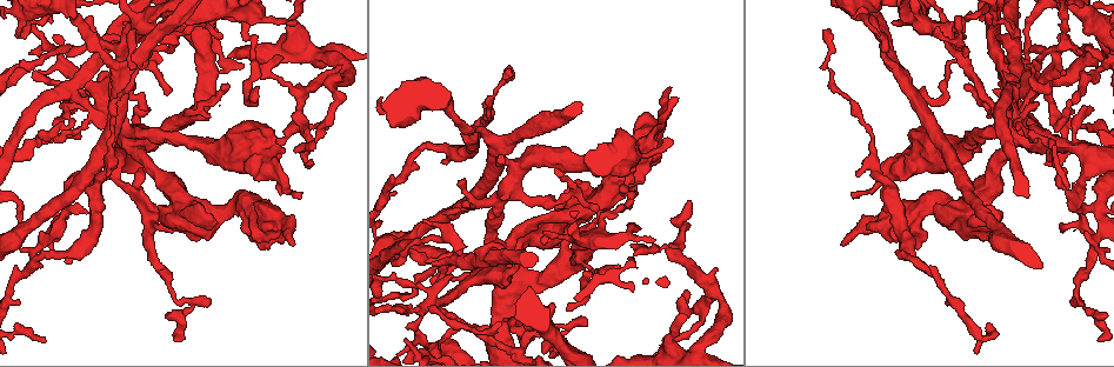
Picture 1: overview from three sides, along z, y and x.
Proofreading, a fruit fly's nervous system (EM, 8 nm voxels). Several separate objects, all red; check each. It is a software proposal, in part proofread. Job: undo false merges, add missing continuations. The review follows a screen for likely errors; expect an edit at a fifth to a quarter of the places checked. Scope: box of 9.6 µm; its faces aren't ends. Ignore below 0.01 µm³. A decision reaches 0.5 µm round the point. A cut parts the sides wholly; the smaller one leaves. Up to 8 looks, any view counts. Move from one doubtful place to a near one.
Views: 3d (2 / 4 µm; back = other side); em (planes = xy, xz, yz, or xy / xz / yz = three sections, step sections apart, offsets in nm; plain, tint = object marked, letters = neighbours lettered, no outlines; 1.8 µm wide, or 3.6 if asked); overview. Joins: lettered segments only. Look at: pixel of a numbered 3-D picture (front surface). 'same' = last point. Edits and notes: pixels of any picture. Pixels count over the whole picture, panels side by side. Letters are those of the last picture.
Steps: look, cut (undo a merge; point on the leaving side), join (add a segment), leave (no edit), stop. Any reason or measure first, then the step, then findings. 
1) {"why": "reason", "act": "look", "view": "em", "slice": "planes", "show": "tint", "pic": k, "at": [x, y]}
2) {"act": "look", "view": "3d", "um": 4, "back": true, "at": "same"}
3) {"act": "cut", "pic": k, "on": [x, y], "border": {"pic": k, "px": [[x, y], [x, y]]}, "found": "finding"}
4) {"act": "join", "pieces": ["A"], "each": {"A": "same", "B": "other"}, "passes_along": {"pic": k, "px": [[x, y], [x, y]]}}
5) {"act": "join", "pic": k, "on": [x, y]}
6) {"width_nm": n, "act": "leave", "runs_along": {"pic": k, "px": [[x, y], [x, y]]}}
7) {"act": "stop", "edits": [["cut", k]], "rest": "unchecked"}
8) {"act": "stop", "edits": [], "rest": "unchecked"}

{"why": "an open end", "act": "look", "view": "em", "slice": "xy", "step": 4, "show": "letters", "pic": 1, "at": [44, 340]}

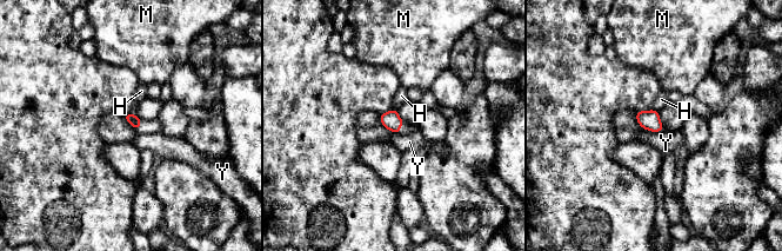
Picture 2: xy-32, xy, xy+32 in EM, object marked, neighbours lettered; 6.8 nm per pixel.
{"act": "look", "view": "em", "slice": "planes", "show": "letters", "at": "same"}

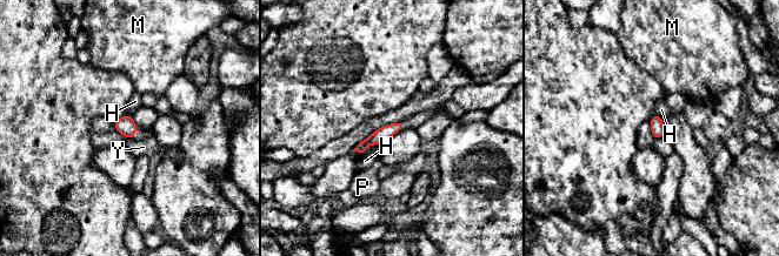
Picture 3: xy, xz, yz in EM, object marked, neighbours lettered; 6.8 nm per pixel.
{"width_nm": 90, "act": "leave", "each": {"H": "other", "M": "other", "P": "other", "Y": "other"}, "border": {"pic": 3, "px": [[661, 136], [656, 139]]}, "found": "no lettered segment goes on from it"}

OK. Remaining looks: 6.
{"why": "branch stops here", "act": "look", "view": "em", "um": 3.6, "slice": "planes", "show": "plain", "pic": 1, "at": [209, 300]}

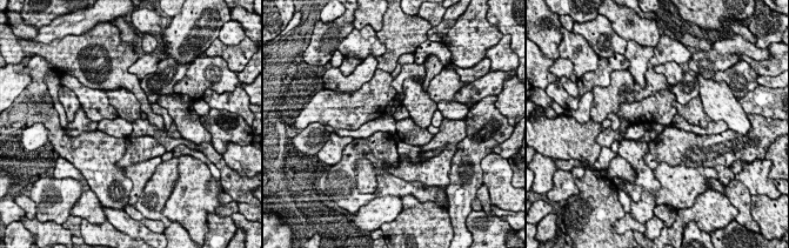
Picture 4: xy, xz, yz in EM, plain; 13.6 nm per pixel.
{"act": "look", "view": "em", "um": 3.6, "slice": "planes", "show": "letters", "at": "same"}

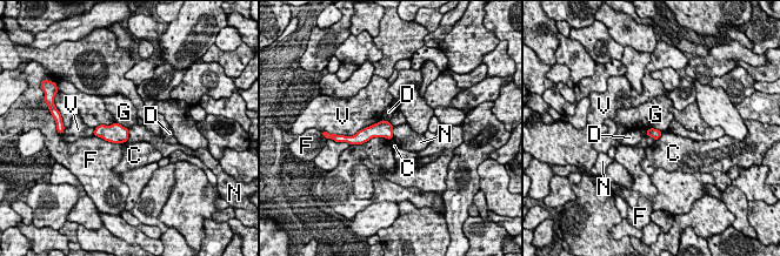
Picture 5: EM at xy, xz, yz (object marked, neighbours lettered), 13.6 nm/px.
{"width_nm": 140, "act": "leave", "each": {"C": "other", "D": "other", "F": "other", "G": "other", "N": "other", "V": "other"}, "border": {"pic": 5, "px": [[128, 129], [128, 137], [126, 140]]}, "found": "no lettered segment goes on from it"}

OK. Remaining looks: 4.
{"why": "free end", "act": "look", "view": "3d", "um": 4, "back": true, "pic": 1, "at": [88, 212]}

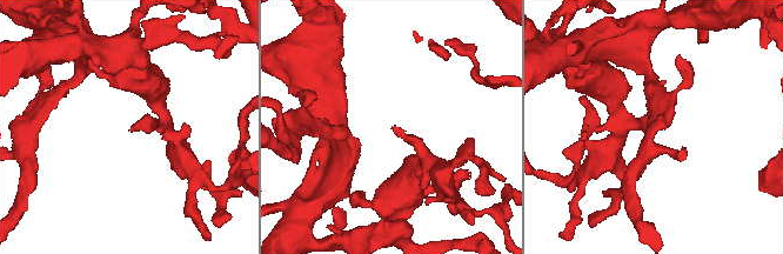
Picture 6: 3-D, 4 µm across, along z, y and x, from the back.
{"act": "look", "view": "em", "slice": "xy", "step": 16, "show": "letters", "pic": 6, "at": [394, 128]}

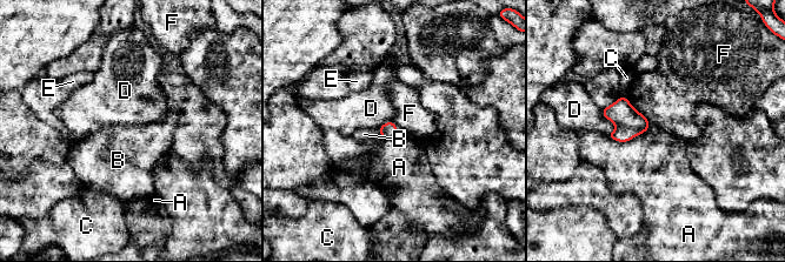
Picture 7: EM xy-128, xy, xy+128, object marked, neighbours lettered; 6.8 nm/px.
{"act": "join", "pieces": ["B"], "each": {"A": "other", "B": "same", "C": "other", "D": "other", "E": "other", "F": "other"}, "passes_along": {"pic": 7, "px": [[388, 130], [380, 134], [364, 134]]}, "found": "the neuron continues"}

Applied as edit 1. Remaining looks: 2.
{"act": "stop", "edits": [["join", 7]], "rest": "unchecked"}

